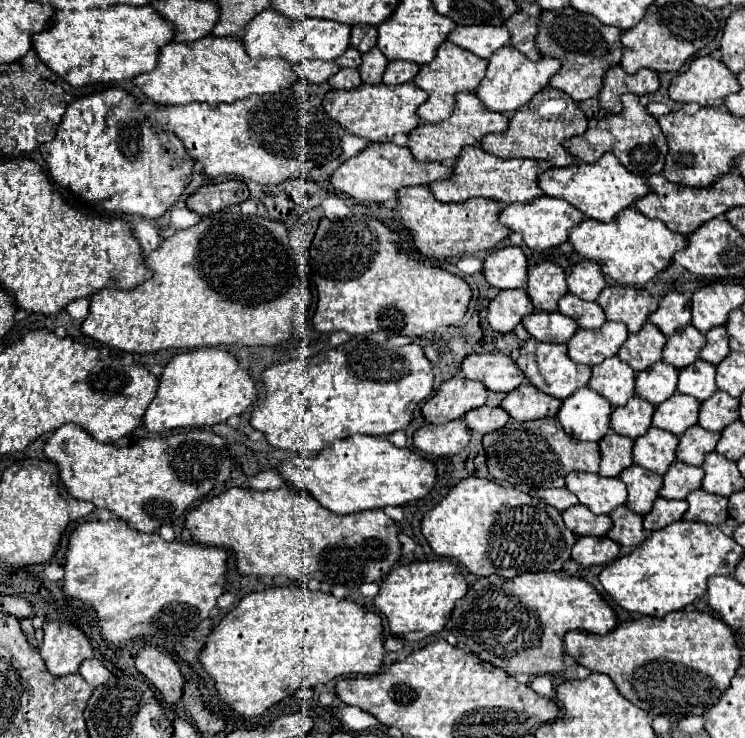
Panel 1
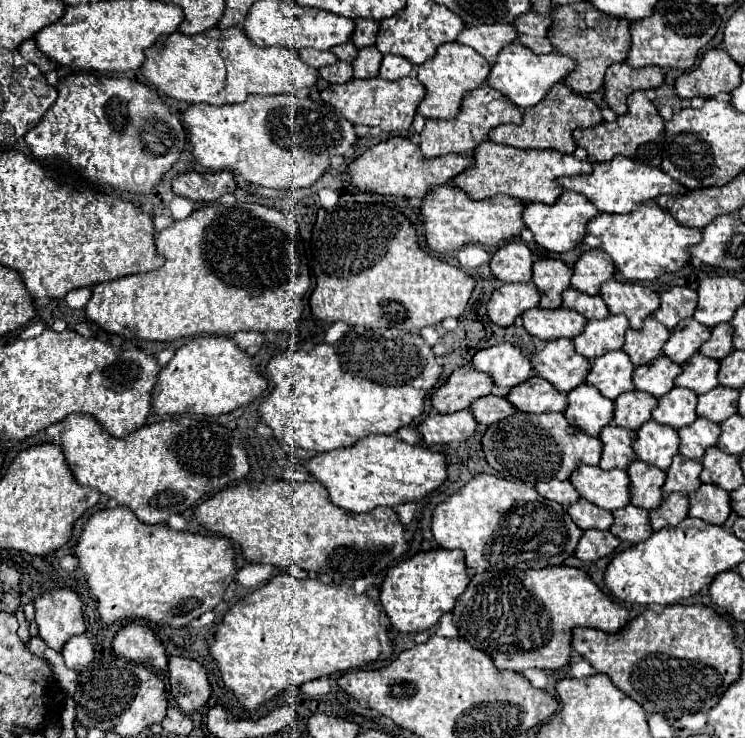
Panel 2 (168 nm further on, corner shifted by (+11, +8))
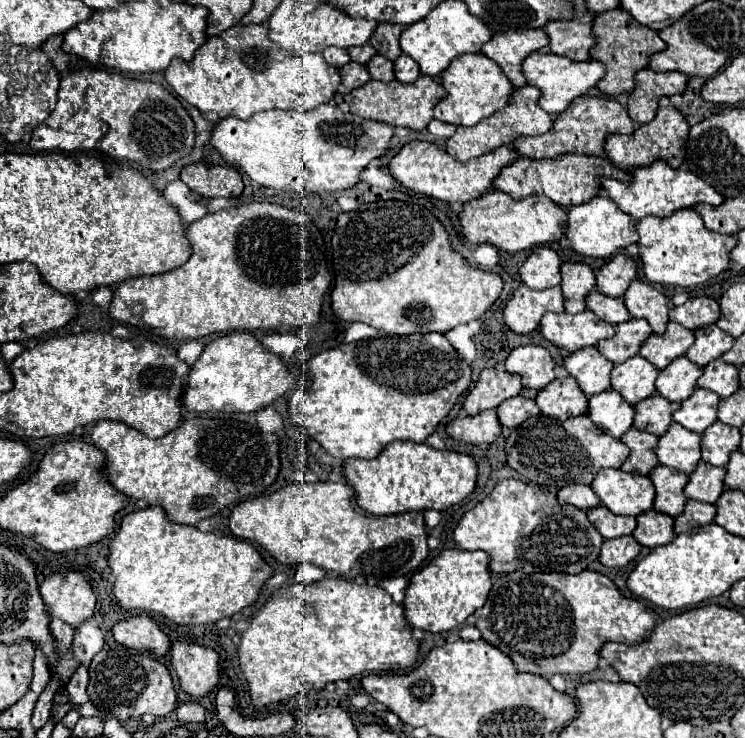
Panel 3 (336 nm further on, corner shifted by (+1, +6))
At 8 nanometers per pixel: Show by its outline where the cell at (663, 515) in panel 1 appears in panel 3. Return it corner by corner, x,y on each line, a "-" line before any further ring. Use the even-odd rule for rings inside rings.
689,500
685,506
685,512
675,518
675,534
691,532
697,526
713,524
713,518
715,518
715,506
713,504

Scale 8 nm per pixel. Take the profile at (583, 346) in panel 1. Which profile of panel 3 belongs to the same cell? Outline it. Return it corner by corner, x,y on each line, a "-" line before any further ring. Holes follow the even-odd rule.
635,318
629,320
629,322
623,322
615,328
617,328
617,332
615,332
613,338
601,340
597,344
599,352
615,364
621,364
623,360
629,360
631,356
637,356
641,344
653,332
651,326
647,324
647,320
635,320

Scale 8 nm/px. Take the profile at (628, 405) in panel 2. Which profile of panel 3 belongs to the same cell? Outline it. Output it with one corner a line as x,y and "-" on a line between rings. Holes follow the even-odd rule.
653,394
645,400
641,400
635,406
635,428
651,432
655,436
663,436
673,422
673,412
679,408
679,404
669,402
661,394

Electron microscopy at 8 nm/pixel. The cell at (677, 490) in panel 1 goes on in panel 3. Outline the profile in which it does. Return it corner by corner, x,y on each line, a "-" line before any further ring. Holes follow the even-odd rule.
699,462
697,470
689,478
689,484
685,486
685,496
691,500
715,504
715,500
725,490
725,484
723,484
725,474
727,474
725,468
717,468
707,462

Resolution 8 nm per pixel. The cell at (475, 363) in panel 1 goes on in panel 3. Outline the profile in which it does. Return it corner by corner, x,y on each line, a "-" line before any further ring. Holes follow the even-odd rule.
521,346
515,348
505,360
505,370
521,374
525,388
543,390
551,380
555,380
555,362
543,346

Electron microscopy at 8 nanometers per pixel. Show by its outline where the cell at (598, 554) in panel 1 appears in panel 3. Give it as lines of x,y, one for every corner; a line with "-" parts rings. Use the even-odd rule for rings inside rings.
633,536
605,540
599,562
609,568
621,568
621,566
627,566
639,554
639,550
641,546
637,546
637,540

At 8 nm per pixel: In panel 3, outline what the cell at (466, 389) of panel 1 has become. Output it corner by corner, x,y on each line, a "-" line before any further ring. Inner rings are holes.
497,368
483,370
475,388
465,396
463,410
475,416
483,410
497,408
503,400
517,396
521,390
523,390
523,384
519,376

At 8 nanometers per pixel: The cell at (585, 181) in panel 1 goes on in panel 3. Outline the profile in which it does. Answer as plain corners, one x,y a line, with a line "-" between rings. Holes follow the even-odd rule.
657,160
657,162
653,162
651,166
645,166
645,168
637,168
633,172
633,180
631,182
619,182
619,180
613,180
613,178
605,178
603,180
603,190
609,194
609,198
623,212
633,216
635,220
641,220
645,216
665,218
665,216
671,216
673,212
677,212
681,208
691,208
695,204
713,204
713,206
719,206
725,200
705,180
699,180
699,176
691,174
685,168
673,170
663,160

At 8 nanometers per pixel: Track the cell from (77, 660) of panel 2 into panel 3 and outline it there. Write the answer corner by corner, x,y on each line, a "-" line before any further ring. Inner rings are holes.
95,618
91,620
85,620
81,624
81,628
75,630
75,638
73,638
73,652
75,652
75,658
83,664
83,666
89,666
93,656
103,648
105,640
103,640
103,632
97,624

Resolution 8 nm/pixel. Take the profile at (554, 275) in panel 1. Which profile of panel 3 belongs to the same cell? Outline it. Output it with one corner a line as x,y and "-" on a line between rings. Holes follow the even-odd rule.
567,262
561,266
561,274
563,274
561,290
565,296
565,312
570,314
583,312
587,294
597,286
593,270
587,264

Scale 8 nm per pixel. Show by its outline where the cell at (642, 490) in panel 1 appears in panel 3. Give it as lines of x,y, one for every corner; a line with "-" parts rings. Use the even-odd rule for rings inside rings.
657,466
649,478
655,484
657,498
655,498
655,510
669,514
669,516
679,516
683,514
685,508
685,494
683,488
689,482
689,474
683,474
679,470
673,470
669,466

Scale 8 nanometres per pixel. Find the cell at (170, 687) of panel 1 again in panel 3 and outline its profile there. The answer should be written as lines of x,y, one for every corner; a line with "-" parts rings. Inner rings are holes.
147,614
123,618
111,628
111,632
119,644
153,656
165,656
171,646
169,636

